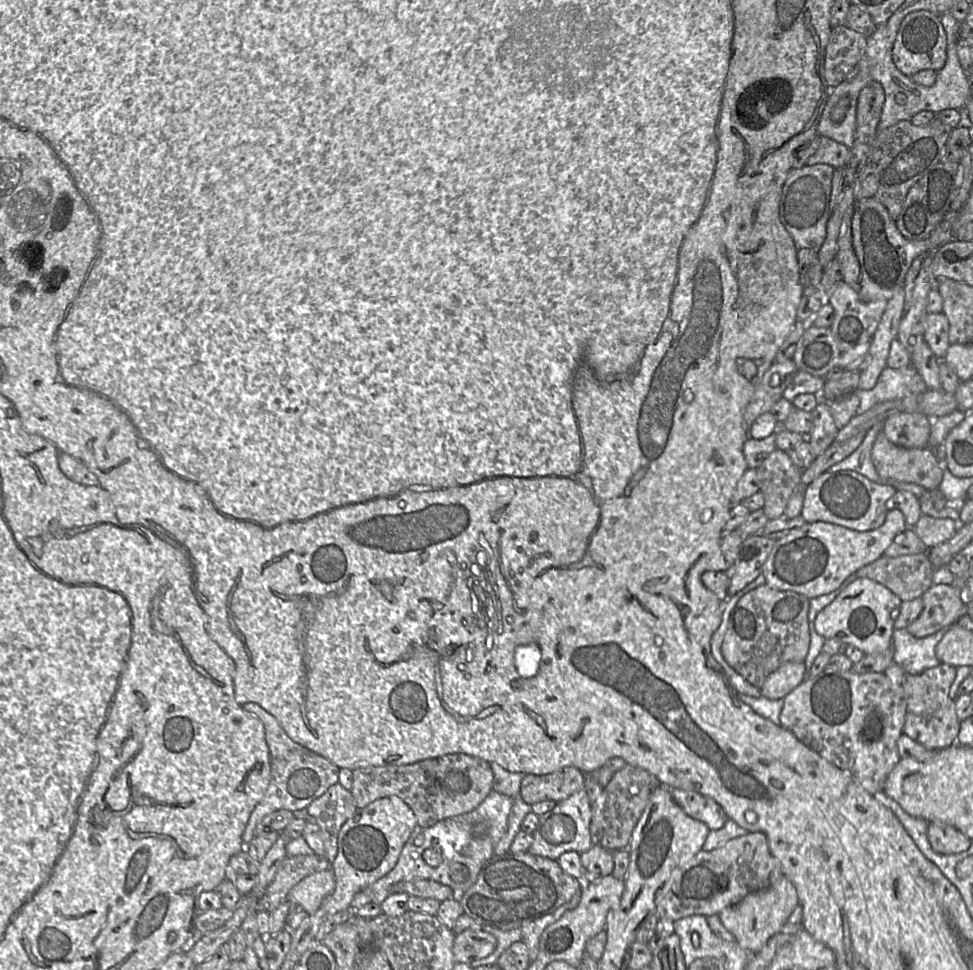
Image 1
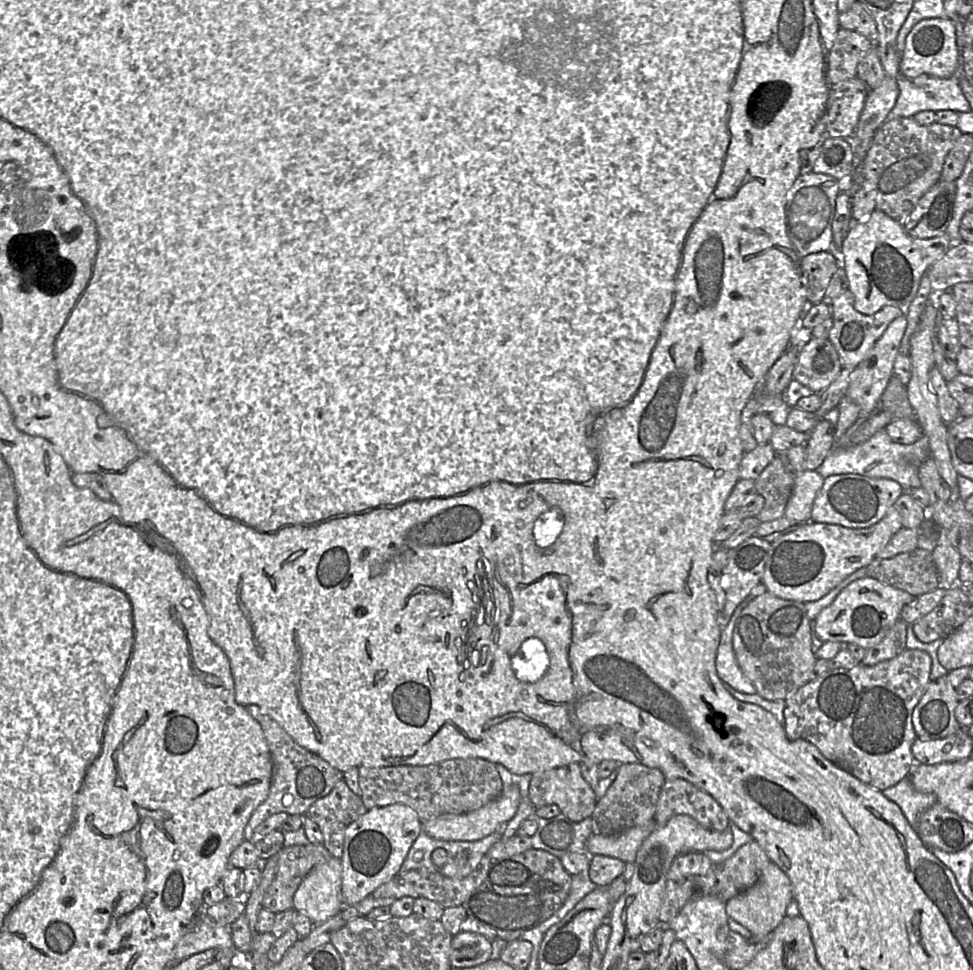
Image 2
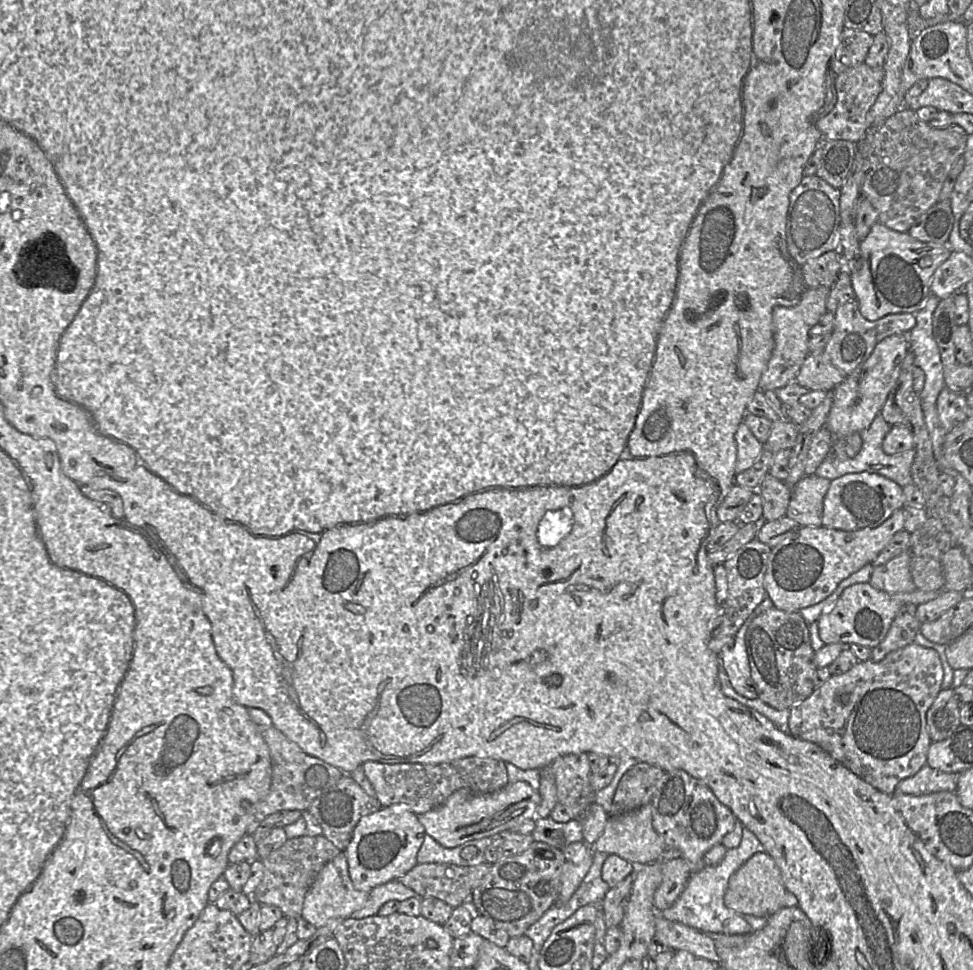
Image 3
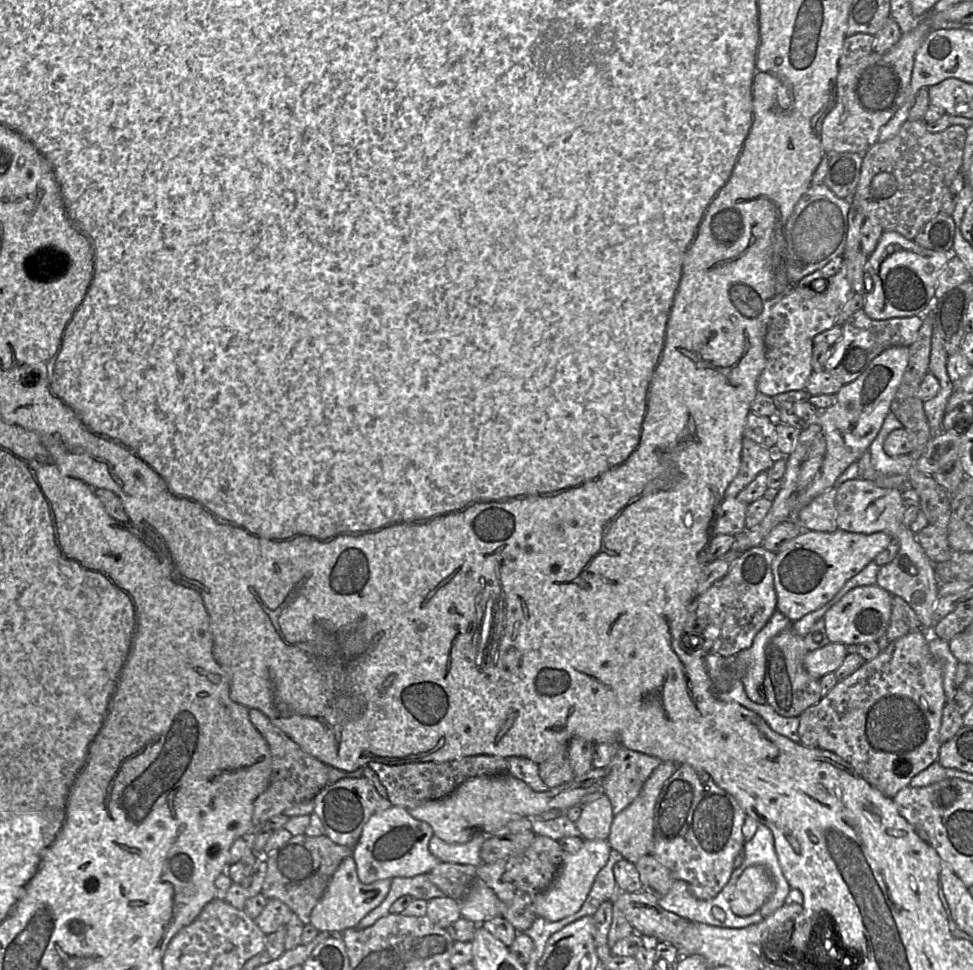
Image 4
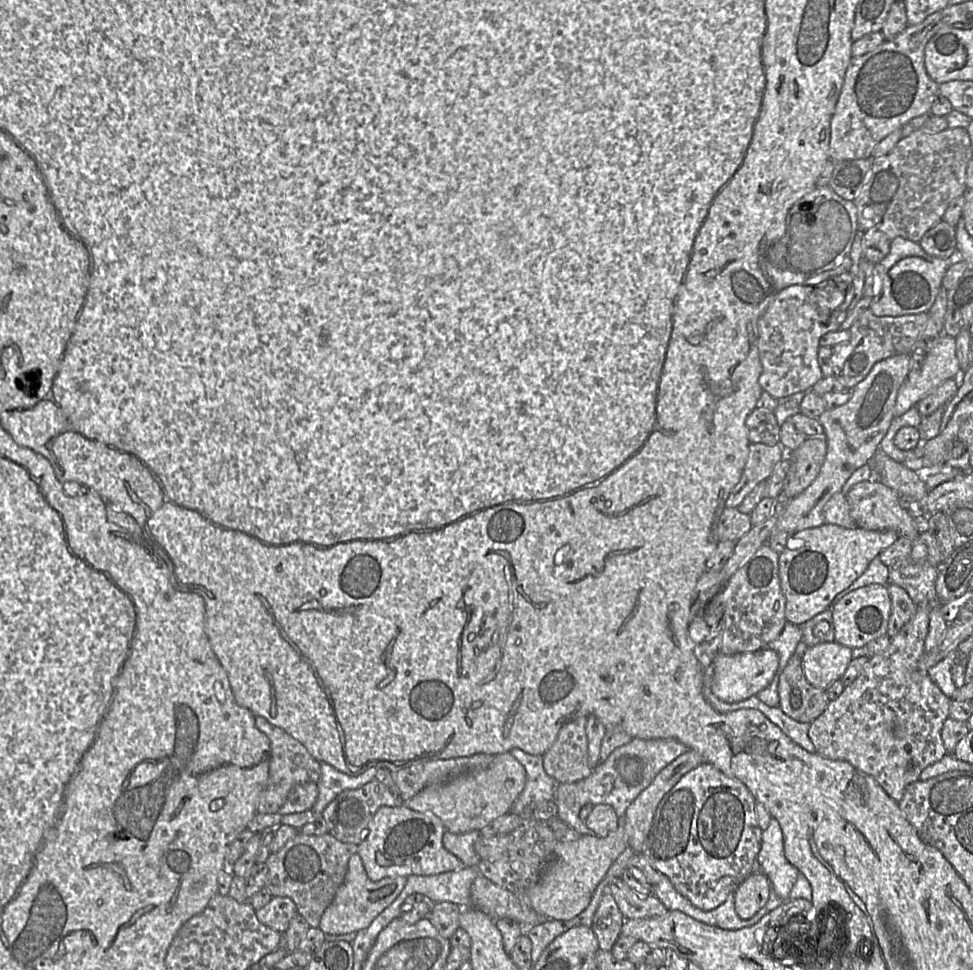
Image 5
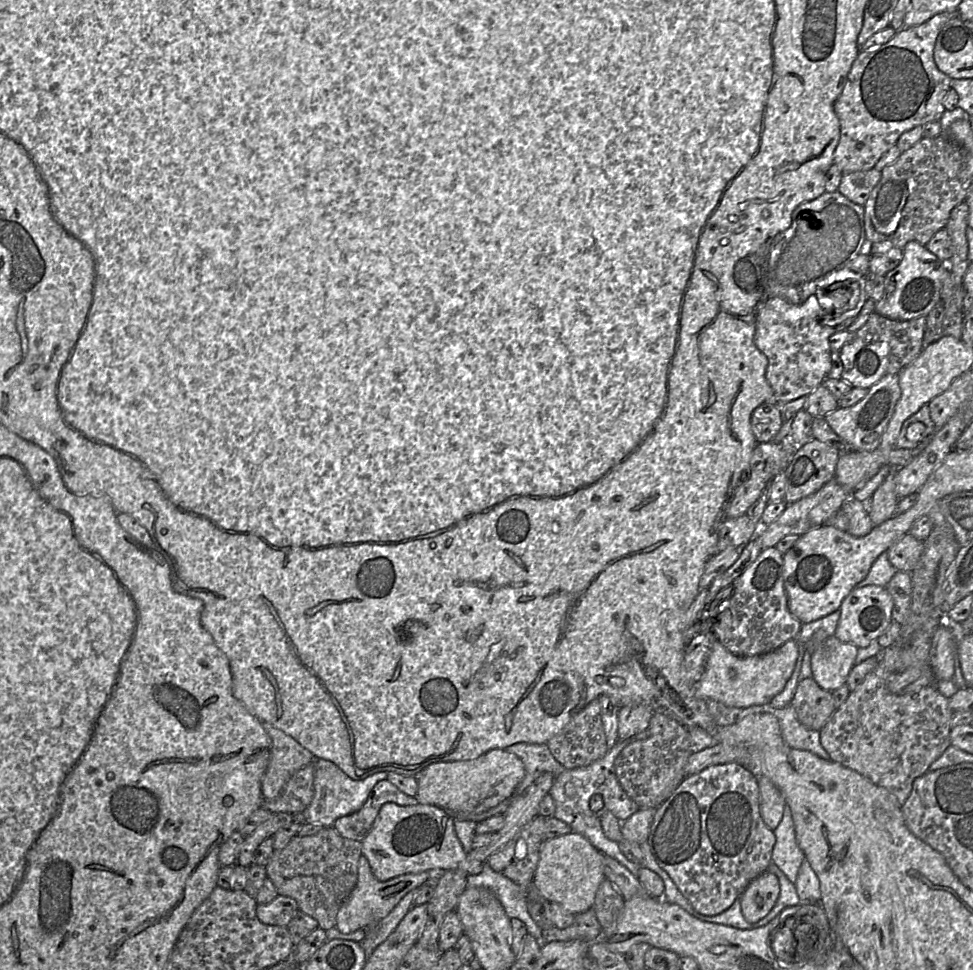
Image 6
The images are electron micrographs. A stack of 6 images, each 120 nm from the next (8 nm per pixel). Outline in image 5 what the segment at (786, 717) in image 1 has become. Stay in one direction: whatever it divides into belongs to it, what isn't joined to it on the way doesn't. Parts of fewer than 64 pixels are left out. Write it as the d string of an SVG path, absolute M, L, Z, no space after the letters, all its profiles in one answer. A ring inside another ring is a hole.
M918 606L913 618L891 638L888 648L870 656L858 677L844 687L839 697L829 702L825 711L810 723L808 731L816 753L828 759L849 762L870 775L897 803L903 798L907 785L918 781L926 767L947 754L941 731L949 717L951 698L931 680L926 670L919 668L919 660L925 653L930 609L931 606Z

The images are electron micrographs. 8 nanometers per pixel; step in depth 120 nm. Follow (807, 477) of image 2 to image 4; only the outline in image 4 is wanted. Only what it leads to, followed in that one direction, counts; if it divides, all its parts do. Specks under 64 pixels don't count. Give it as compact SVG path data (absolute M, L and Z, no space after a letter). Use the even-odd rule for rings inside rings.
M832 487L826 490L796 512L797 522L802 529L822 532L838 530L835 503L837 489Z

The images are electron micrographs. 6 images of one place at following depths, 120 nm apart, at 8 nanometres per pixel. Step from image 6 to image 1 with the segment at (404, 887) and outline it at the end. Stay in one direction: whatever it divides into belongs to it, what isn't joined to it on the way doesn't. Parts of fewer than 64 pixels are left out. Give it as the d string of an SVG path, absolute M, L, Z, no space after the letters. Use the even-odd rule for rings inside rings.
M332 868L316 872L295 885L288 894L287 900L301 906L309 915L313 915L323 901L333 893L335 885Z

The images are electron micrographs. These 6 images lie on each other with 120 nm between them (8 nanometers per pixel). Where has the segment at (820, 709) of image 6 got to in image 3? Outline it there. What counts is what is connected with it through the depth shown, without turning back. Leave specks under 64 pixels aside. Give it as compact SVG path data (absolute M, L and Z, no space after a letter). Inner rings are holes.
M765 599L748 619L745 643L758 699L775 709L789 710L815 690L817 666L808 624L800 612L780 610L770 599Z

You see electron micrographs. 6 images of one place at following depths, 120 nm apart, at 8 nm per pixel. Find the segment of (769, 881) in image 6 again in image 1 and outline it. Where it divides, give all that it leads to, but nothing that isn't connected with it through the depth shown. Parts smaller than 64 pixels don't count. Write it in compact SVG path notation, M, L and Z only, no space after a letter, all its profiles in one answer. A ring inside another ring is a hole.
M782 875L770 887L748 894L739 903L724 908L718 916L739 946L750 953L755 953L782 928L798 905L799 900L794 885Z

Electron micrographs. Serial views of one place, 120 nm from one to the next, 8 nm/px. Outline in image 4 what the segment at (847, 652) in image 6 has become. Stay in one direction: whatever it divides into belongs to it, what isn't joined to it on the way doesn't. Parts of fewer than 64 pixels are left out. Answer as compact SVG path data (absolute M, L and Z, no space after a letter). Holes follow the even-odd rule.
M830 642L826 646L809 651L804 659L804 667L814 678L820 680L828 673L834 673L847 656L846 645Z

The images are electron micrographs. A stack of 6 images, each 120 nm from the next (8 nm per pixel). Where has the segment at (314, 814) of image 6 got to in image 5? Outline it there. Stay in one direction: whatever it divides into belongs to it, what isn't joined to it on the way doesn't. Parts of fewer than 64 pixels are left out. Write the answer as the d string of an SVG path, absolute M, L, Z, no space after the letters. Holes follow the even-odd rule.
M320 762L321 776L318 784L318 797L311 810L320 816L325 807L342 791L360 788L375 779L379 767L371 767L357 776L351 776L335 769L332 765Z

